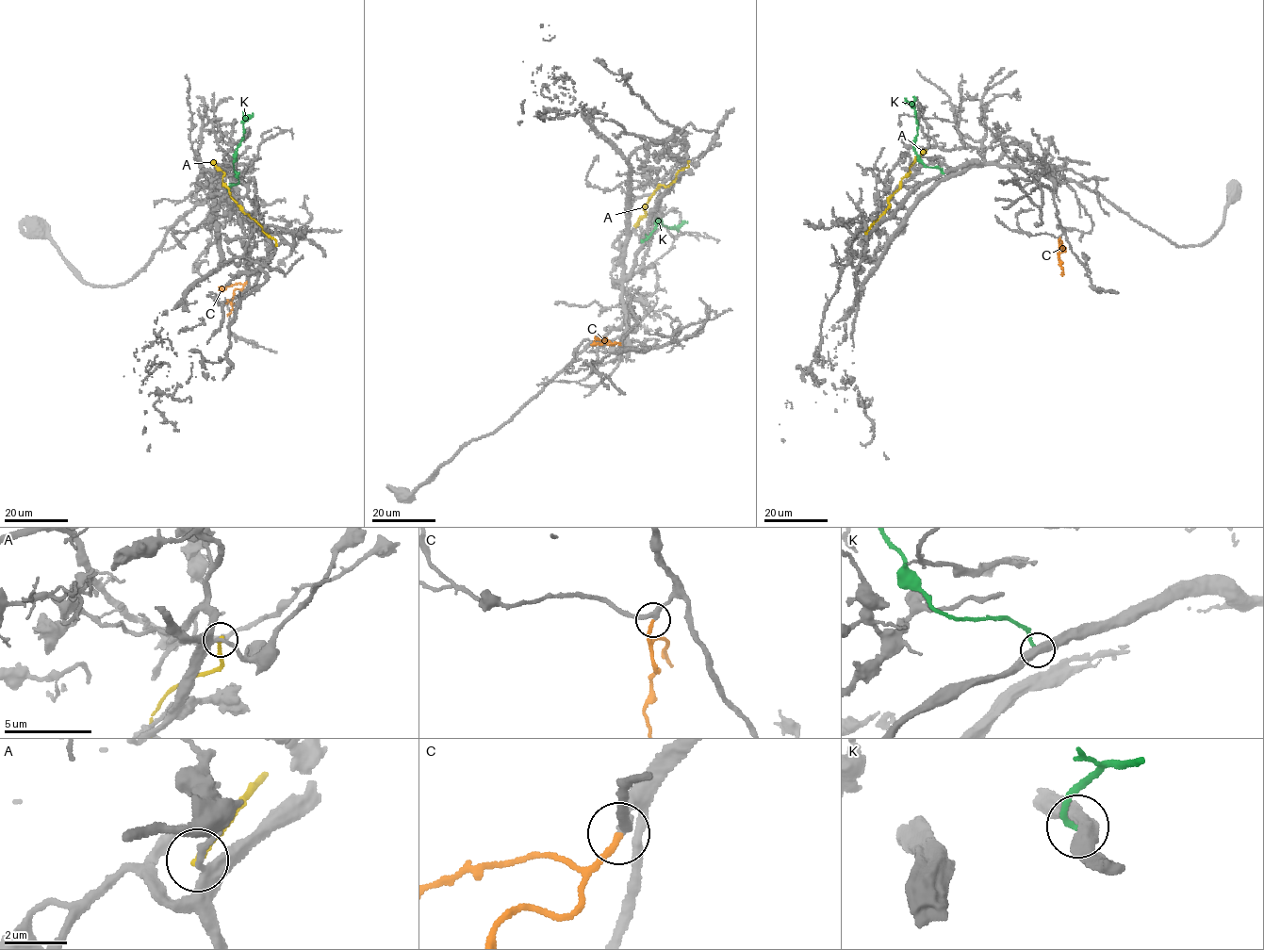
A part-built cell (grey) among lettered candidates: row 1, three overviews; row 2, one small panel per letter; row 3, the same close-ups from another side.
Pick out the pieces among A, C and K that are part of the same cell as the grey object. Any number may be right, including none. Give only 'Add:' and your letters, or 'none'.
Add: C

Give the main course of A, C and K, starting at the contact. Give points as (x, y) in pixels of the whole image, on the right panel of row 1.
A: (865, 233), (888, 208), (889, 197), (899, 187), (901, 178), (910, 171), (910, 166), (924, 149)
C: (1059, 237), (1058, 264), (1063, 273), (1060, 274)
K: (943, 172), (938, 168), (925, 166), (914, 151), (918, 127), (915, 110), (905, 98)

